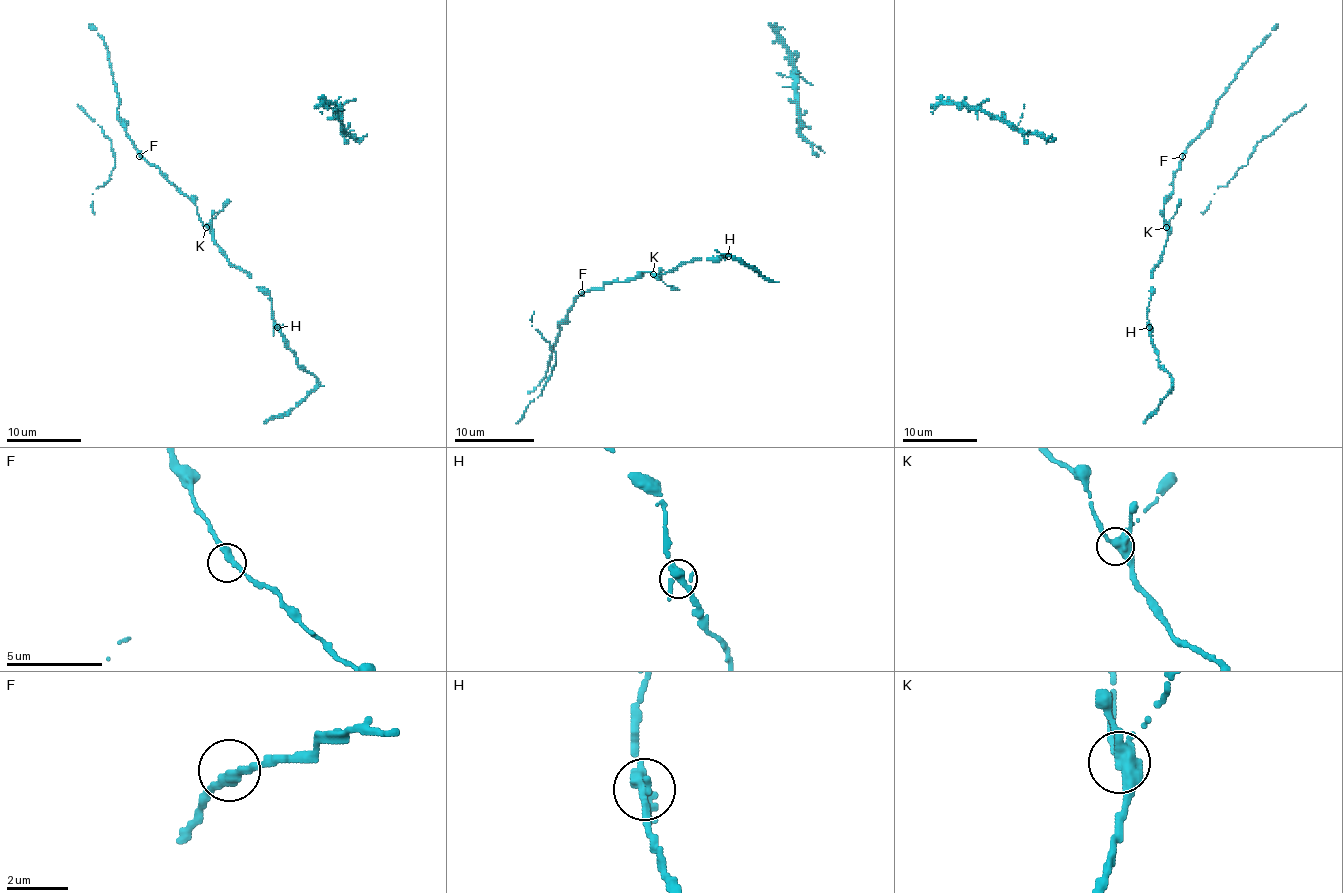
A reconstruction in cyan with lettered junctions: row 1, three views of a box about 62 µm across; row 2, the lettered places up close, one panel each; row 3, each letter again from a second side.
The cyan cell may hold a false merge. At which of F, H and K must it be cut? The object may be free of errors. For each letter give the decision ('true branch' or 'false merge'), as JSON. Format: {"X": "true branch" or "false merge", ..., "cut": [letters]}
{"F": "true branch", "H": "true branch", "K": "true branch", "cut": []}

